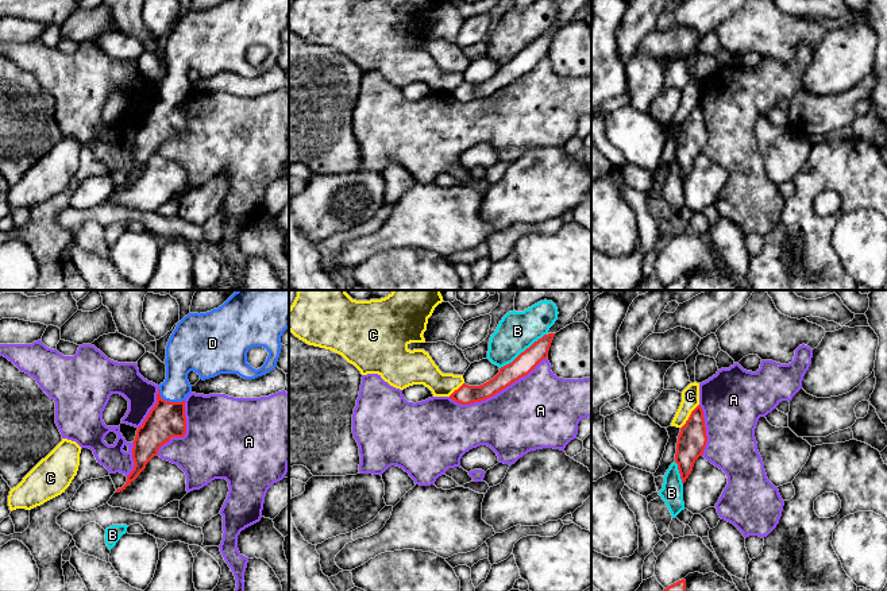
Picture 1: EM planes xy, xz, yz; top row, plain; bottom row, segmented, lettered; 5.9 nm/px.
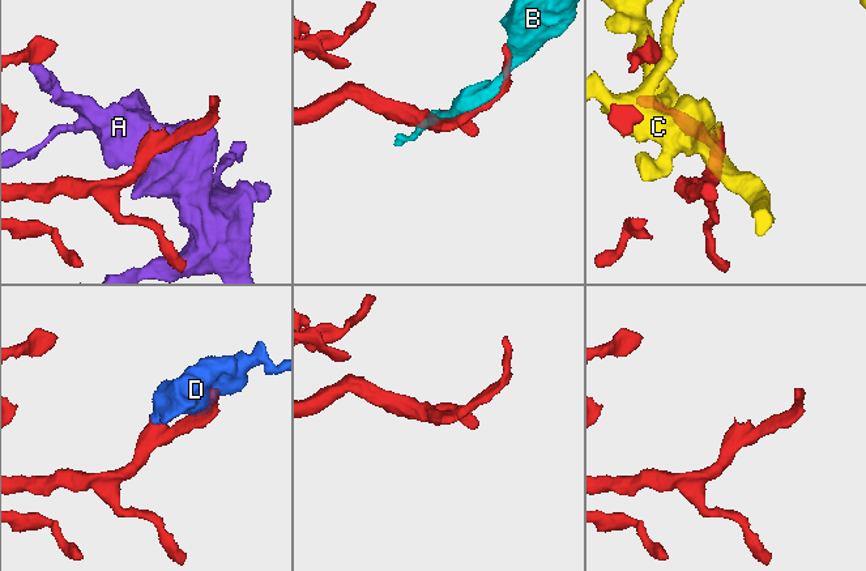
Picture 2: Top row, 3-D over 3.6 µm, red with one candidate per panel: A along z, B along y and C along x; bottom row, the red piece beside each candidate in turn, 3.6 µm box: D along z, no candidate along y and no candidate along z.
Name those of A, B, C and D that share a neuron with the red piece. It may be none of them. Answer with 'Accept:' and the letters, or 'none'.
Accept: D

